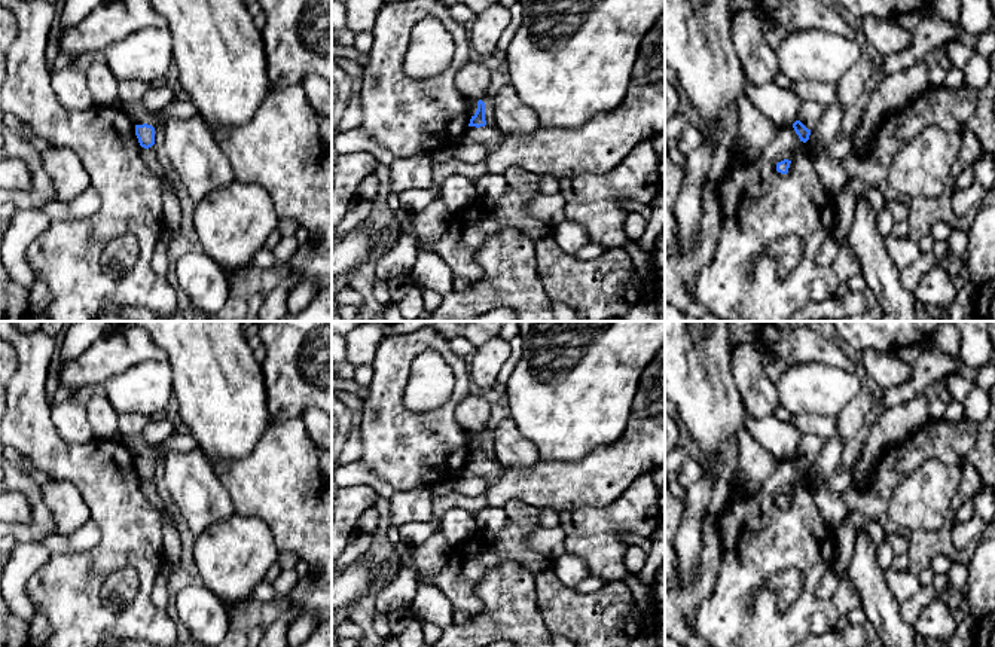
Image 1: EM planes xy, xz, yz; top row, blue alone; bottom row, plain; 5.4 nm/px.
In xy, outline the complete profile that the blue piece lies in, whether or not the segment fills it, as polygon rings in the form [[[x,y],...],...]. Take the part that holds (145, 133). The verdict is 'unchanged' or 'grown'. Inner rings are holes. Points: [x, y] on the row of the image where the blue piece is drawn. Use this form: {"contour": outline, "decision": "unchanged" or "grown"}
{"contour": [[[140,101],[123,104],[123,110],[135,123],[135,135],[141,147],[149,149],[155,144],[155,129],[159,123],[155,120],[156,113],[149,112]]], "decision": "grown"}

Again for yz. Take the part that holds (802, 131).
{"contour": [[[803,101],[799,118],[793,123],[796,134],[800,141],[806,143],[809,140],[811,131],[817,126],[822,118],[824,107],[815,101]]], "decision": "grown"}

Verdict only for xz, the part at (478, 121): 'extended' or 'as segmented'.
extended

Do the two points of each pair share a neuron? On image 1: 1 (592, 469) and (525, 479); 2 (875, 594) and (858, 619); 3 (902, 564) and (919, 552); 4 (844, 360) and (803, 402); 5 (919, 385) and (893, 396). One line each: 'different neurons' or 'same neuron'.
1: same neuron
2: different neurons
3: different neurons
4: different neurons
5: same neuron

